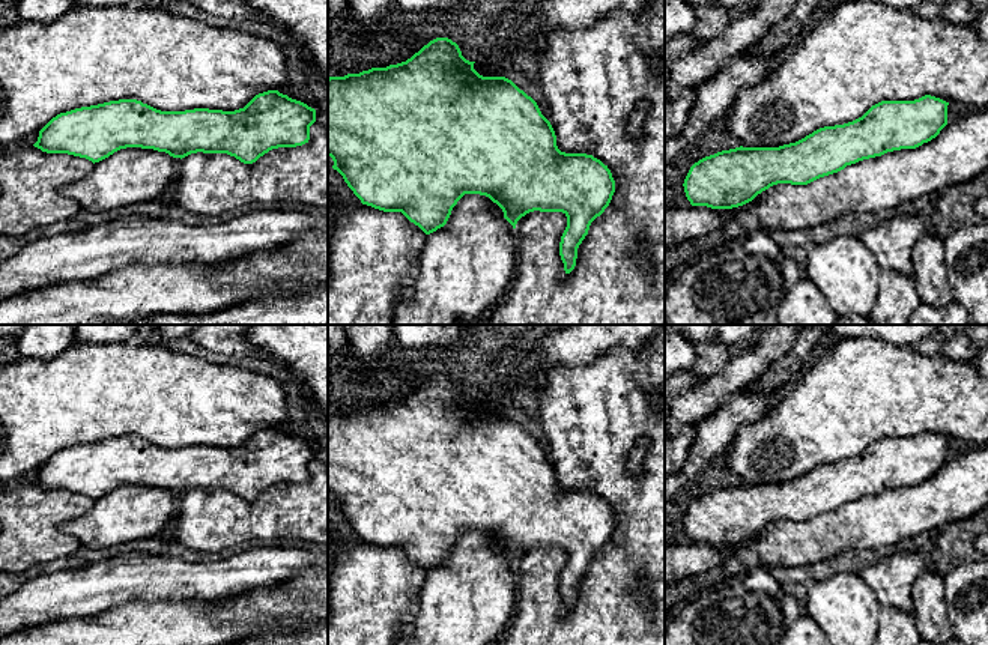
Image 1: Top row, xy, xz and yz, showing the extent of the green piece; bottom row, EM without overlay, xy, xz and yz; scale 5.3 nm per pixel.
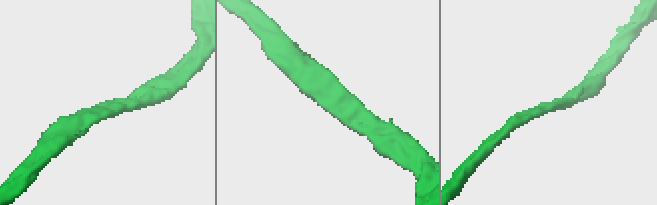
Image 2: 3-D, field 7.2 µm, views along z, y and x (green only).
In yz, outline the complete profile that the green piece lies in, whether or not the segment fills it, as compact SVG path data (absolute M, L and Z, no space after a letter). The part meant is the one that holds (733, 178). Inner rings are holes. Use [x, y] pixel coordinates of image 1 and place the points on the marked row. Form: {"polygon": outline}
{"polygon": "M931 95L914 101L881 101L853 122L820 128L796 143L779 147L740 146L717 152L690 167L683 183L686 197L692 206L732 209L777 183L808 185L859 161L916 149L935 138L947 125L947 105L949 102Z"}

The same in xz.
{"polygon": "M436 38L424 45L406 62L389 65L386 68L371 68L359 74L328 78L328 156L332 158L332 168L337 170L353 194L362 204L383 212L402 212L411 223L418 226L426 235L444 227L451 215L453 207L465 194L480 194L496 203L504 218L516 229L517 221L529 212L562 212L567 217L567 227L561 236L559 256L565 274L576 266L577 248L588 235L591 223L600 217L609 206L615 192L615 180L611 170L600 159L586 153L565 153L556 146L556 135L550 122L541 114L537 102L520 90L505 77L483 77L474 69L475 62L462 56L456 42L448 38Z"}

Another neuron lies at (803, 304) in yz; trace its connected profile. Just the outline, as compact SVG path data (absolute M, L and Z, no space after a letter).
M808 277L800 278L785 293L777 311L780 325L833 325L836 319L838 316Z

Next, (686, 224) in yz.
M765 191L758 194L752 201L732 209L711 209L707 206L665 209L665 248L692 242L720 229L732 215L755 206L764 195Z

